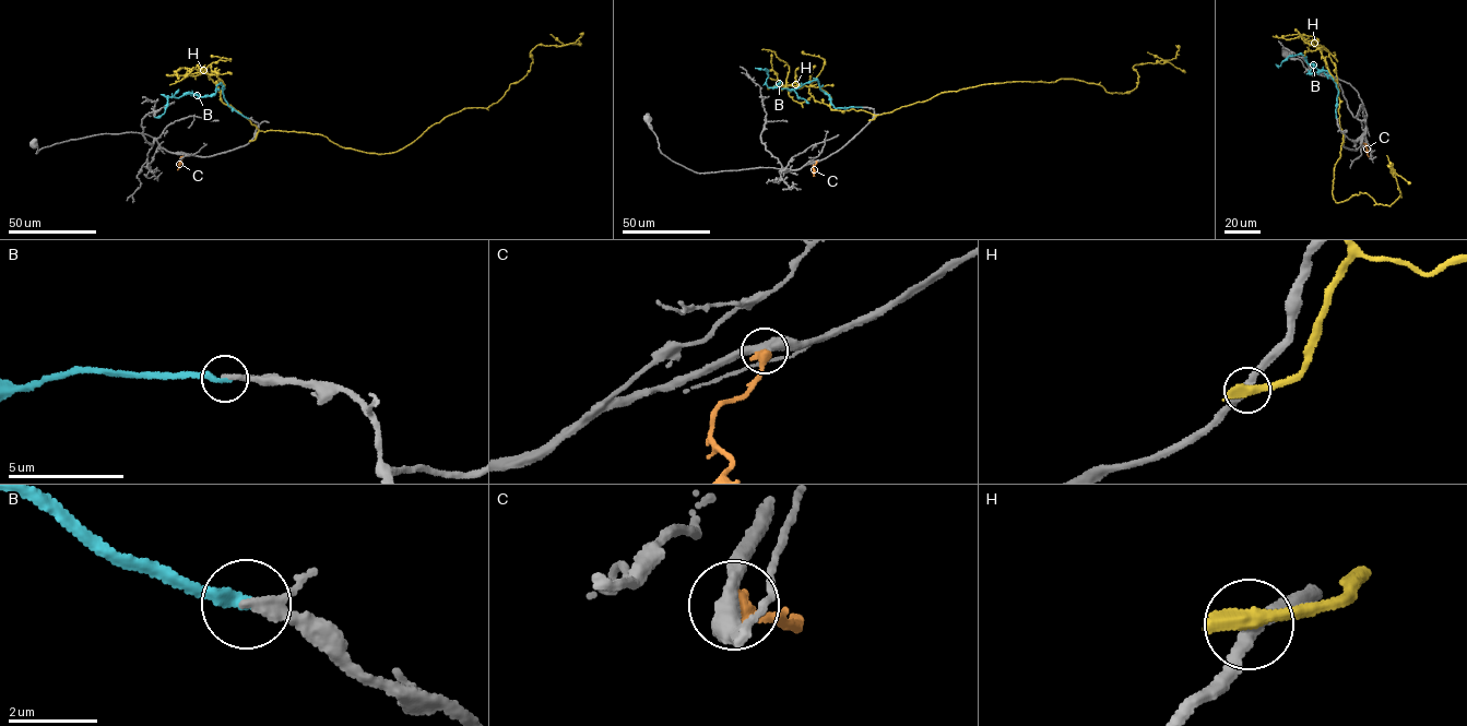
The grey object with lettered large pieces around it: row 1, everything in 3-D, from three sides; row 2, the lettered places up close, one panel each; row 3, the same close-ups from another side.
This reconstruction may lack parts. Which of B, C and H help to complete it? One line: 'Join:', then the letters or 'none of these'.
Join: B

